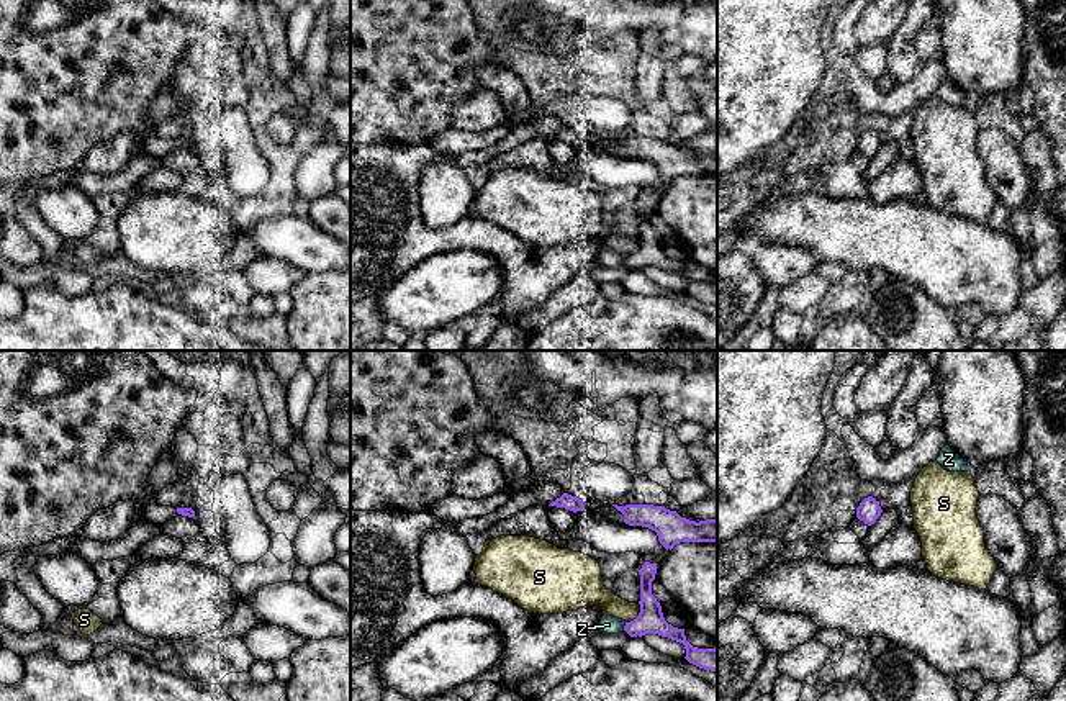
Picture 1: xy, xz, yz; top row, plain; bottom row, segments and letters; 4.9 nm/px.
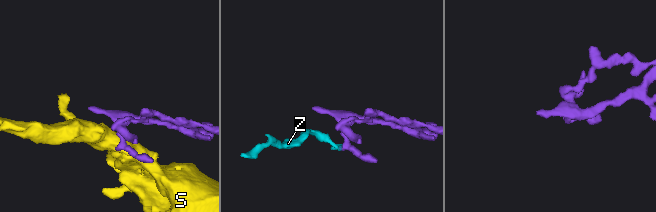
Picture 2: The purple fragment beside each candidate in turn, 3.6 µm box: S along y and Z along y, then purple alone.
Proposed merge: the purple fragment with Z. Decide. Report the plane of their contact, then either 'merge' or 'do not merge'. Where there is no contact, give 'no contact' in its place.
contact in xz; do not merge

